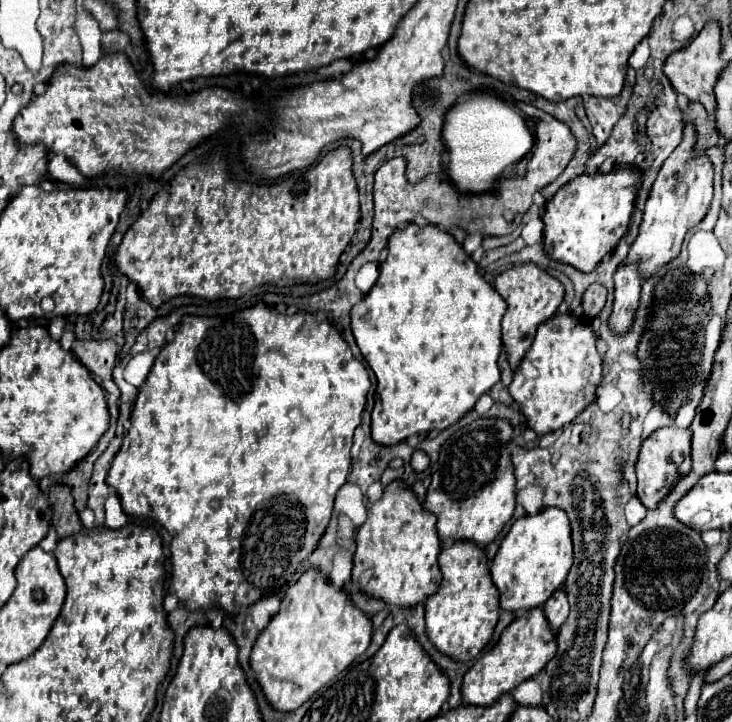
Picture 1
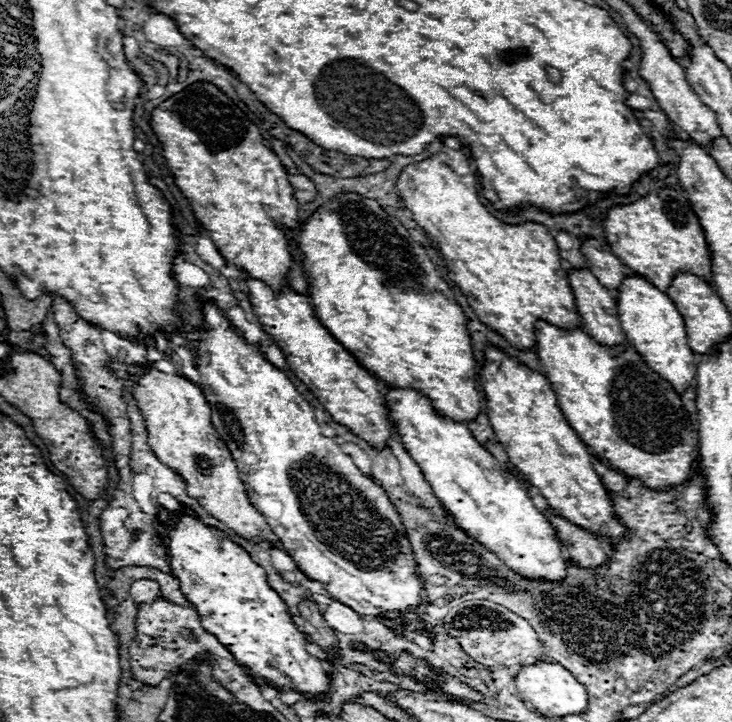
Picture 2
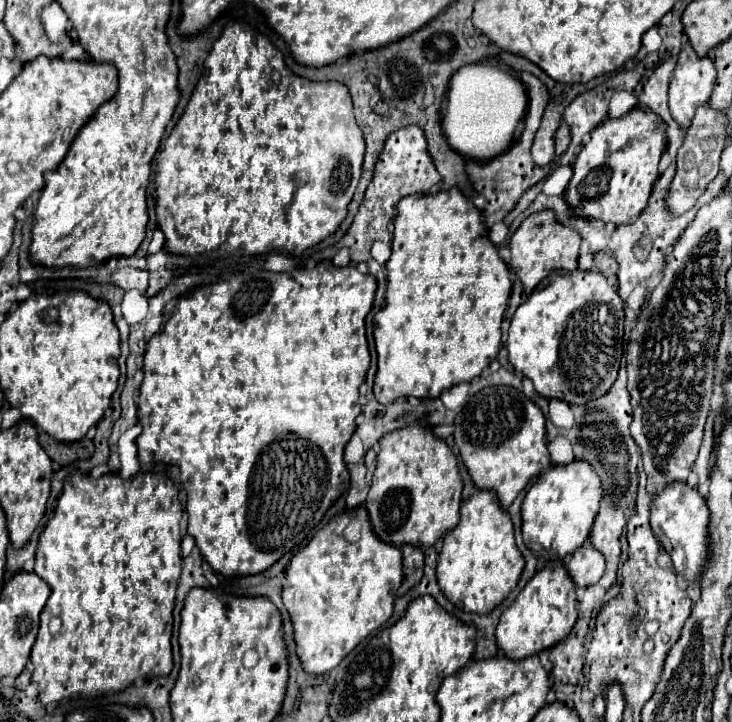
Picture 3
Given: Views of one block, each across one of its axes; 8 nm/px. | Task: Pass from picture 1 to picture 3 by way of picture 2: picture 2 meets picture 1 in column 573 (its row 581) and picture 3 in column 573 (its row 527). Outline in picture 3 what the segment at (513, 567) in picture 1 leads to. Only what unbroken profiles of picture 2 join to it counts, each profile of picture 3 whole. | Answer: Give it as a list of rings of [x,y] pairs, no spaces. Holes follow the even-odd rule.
[[[572,460],[570,464],[550,466],[546,472],[542,472],[538,476],[538,480],[532,484],[532,488],[528,490],[528,494],[522,502],[522,536],[524,536],[524,542],[526,544],[536,542],[542,548],[546,548],[548,552],[552,552],[558,560],[562,560],[564,556],[568,556],[576,548],[580,548],[584,544],[584,540],[588,538],[592,522],[594,522],[598,508],[600,508],[600,498],[602,498],[600,478],[594,474],[594,468],[588,466],[588,462]]]

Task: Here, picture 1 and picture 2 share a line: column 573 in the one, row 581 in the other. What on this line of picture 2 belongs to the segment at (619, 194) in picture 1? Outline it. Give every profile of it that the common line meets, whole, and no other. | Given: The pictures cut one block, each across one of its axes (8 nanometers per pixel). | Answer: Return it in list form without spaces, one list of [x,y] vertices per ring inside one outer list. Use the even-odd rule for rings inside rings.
[[[180,514],[176,528],[170,526],[164,528],[166,528],[166,536],[172,540],[168,546],[170,568],[180,582],[180,590],[184,592],[188,602],[196,606],[202,626],[210,634],[214,634],[234,654],[234,658],[238,658],[238,662],[242,662],[242,668],[246,668],[250,676],[270,682],[280,692],[300,692],[310,698],[316,698],[318,694],[328,694],[330,676],[322,668],[322,660],[308,654],[306,634],[296,628],[290,614],[286,612],[286,604],[268,586],[264,568],[252,562],[250,554],[240,546],[236,546],[232,540],[228,540],[218,528],[204,526],[190,514]]]

